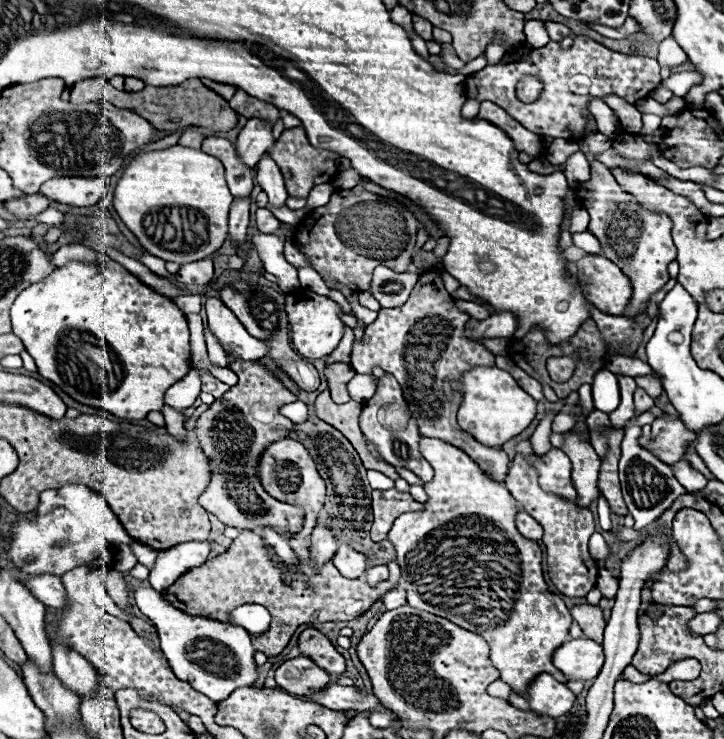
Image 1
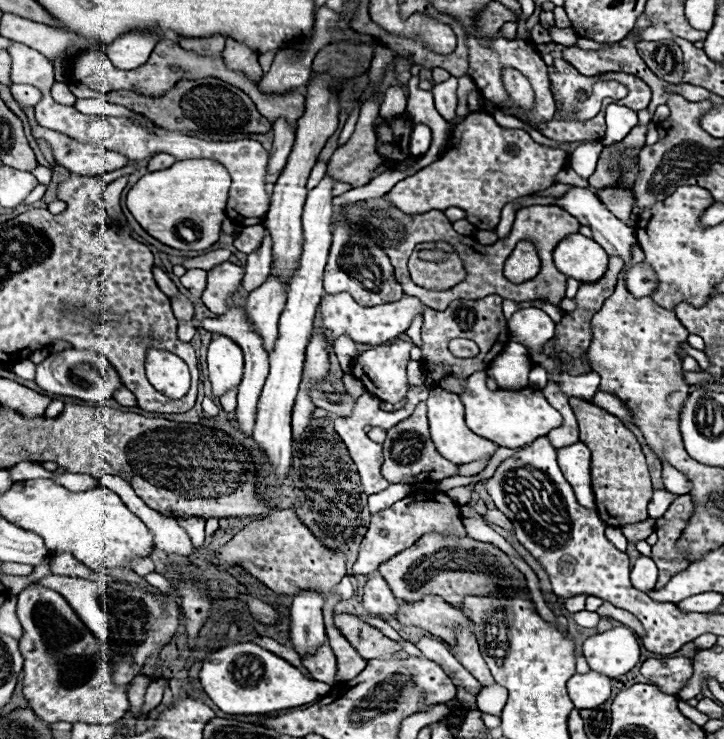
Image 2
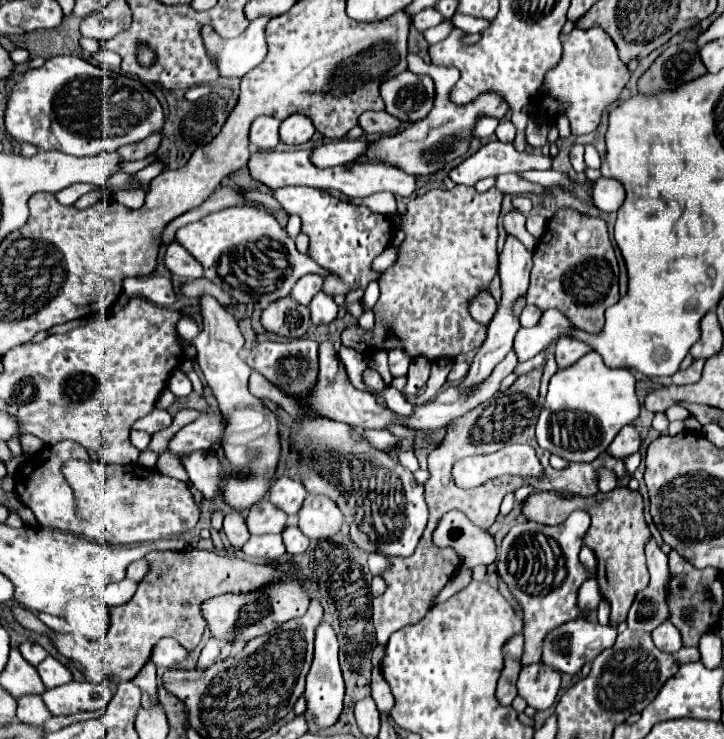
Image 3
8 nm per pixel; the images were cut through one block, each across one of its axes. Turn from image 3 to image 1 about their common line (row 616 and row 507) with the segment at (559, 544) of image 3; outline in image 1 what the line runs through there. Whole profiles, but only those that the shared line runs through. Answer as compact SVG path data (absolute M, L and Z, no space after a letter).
M520 456L512 460L510 472L506 476L506 488L514 496L514 500L522 506L524 512L534 516L542 528L544 528L544 546L546 546L546 562L548 562L548 574L554 586L570 598L582 598L586 596L598 578L598 566L588 554L588 538L596 530L594 516L588 508L580 508L572 502L566 502L554 494L546 494L538 486L538 474L536 470Z

